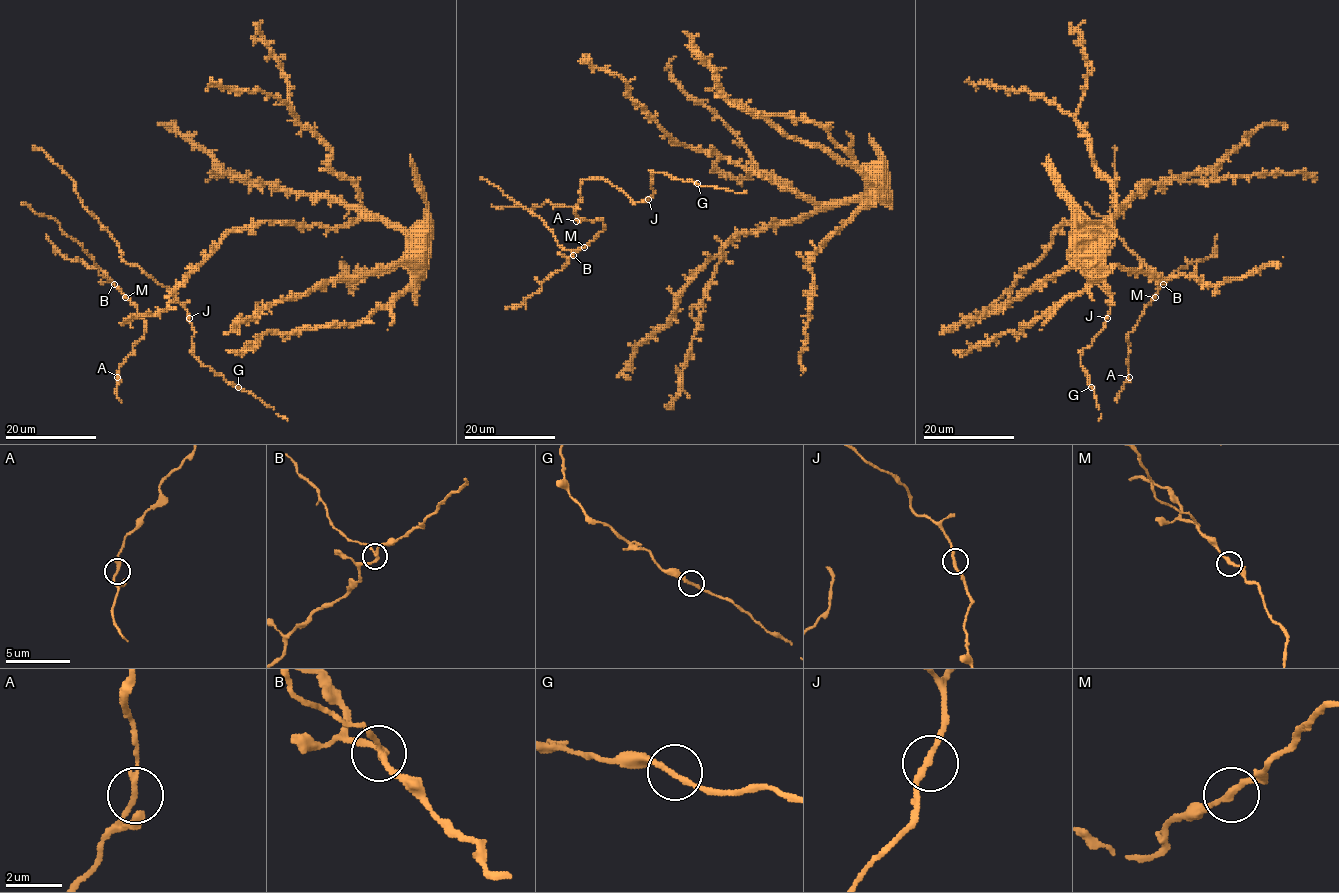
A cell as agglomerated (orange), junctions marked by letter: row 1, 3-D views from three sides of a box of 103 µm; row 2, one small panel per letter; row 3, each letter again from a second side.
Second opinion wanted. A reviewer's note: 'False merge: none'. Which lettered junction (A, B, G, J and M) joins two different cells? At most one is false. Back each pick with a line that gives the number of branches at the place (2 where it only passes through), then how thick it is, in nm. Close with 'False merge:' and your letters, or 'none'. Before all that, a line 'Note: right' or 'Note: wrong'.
Note: wrong
B: Branches: 3. Thickness 190 nm
False merge: B

